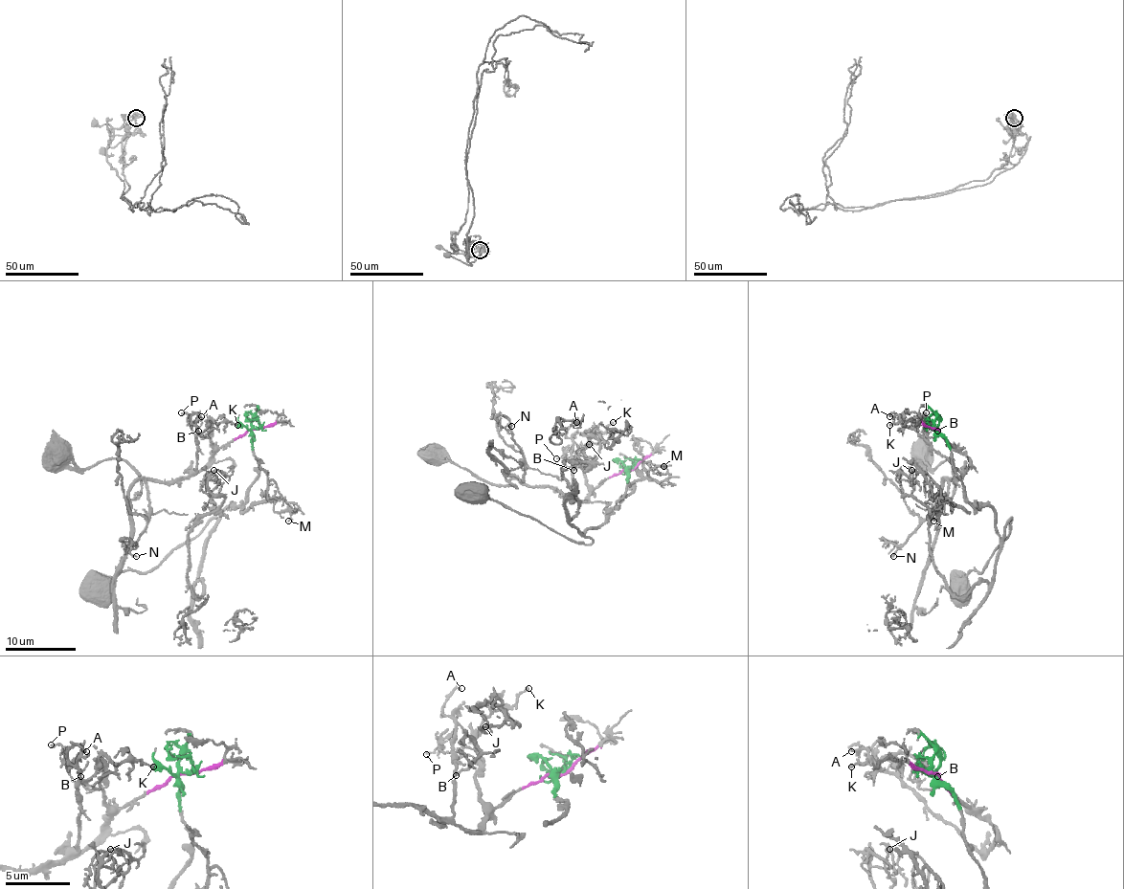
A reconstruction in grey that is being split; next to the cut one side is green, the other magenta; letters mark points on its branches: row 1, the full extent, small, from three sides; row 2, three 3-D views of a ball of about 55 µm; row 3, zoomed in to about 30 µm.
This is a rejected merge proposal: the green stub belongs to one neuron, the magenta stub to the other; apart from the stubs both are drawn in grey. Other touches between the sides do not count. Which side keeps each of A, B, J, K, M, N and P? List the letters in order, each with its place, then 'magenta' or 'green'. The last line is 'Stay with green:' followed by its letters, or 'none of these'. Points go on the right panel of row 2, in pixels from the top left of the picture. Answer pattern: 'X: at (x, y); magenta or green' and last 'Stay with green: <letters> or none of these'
A: at (889, 416); magenta
B: at (937, 431); magenta
J: at (911, 470); green
K: at (889, 425); magenta
M: at (933, 521); green
N: at (893, 556); magenta
P: at (926, 412); magenta
Stay with green: J, M

